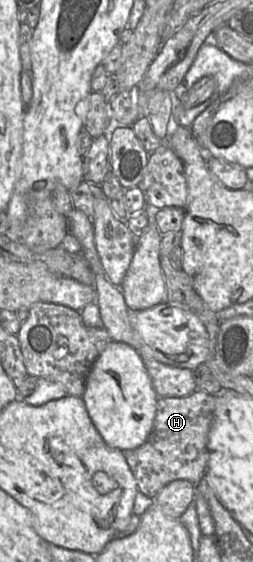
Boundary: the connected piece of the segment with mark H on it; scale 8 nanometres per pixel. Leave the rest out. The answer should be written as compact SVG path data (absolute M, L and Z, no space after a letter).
M194 391L185 397L159 397L152 430L137 449L136 467L132 471L138 491L154 499L158 492L174 480L184 479L197 485L205 478L209 451L209 430L213 421L217 396Z

